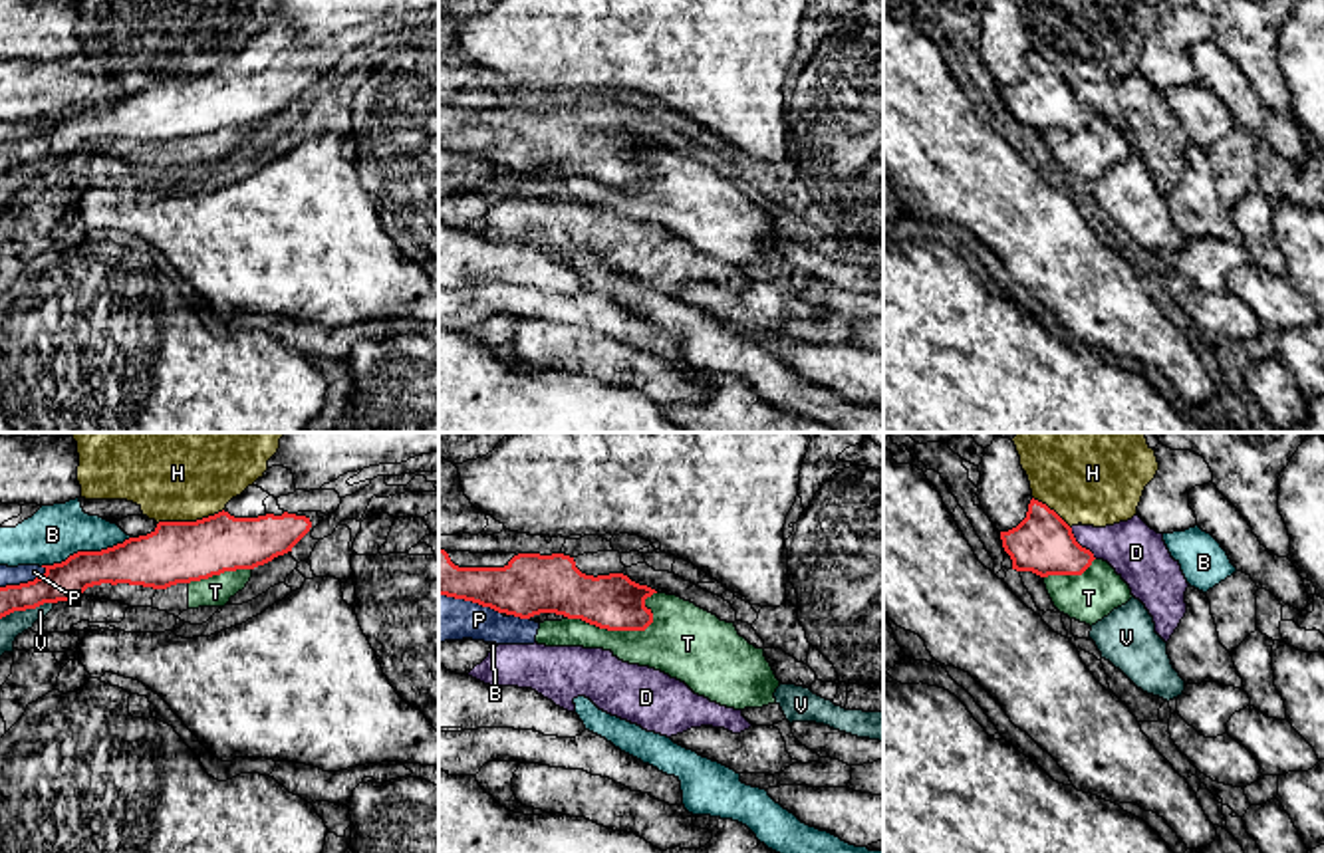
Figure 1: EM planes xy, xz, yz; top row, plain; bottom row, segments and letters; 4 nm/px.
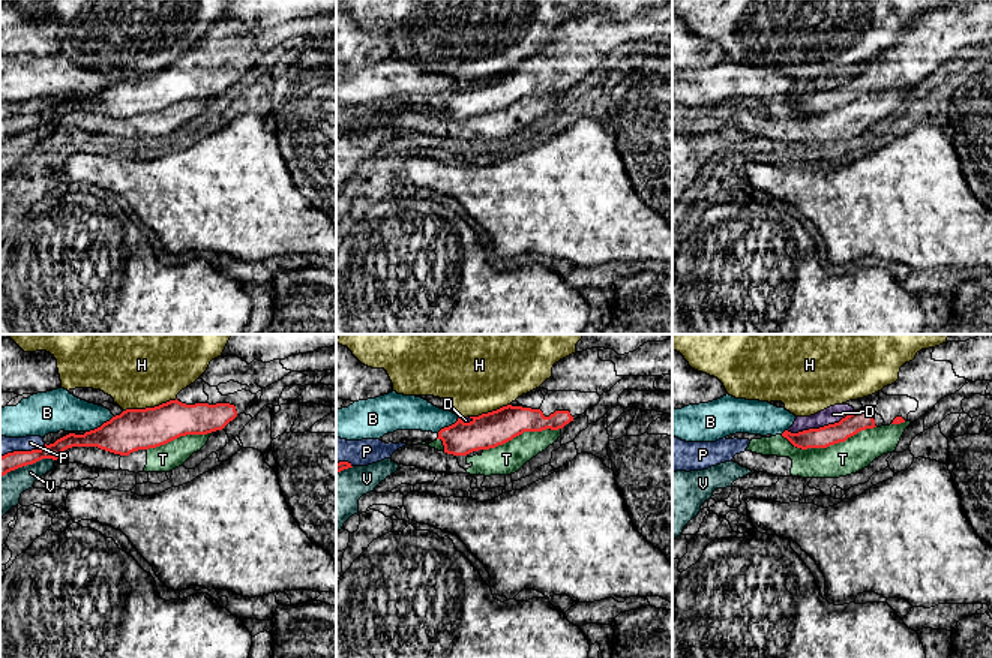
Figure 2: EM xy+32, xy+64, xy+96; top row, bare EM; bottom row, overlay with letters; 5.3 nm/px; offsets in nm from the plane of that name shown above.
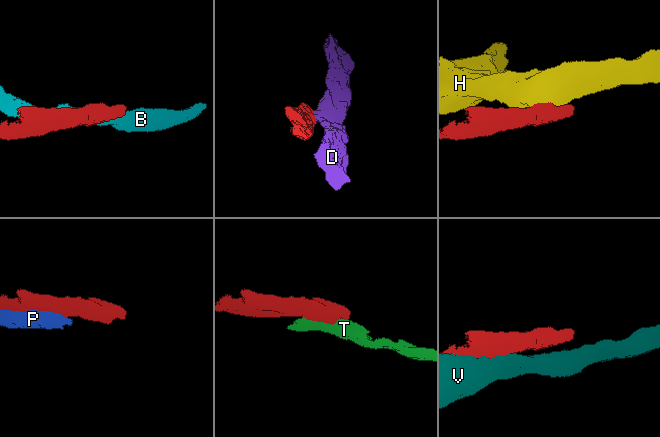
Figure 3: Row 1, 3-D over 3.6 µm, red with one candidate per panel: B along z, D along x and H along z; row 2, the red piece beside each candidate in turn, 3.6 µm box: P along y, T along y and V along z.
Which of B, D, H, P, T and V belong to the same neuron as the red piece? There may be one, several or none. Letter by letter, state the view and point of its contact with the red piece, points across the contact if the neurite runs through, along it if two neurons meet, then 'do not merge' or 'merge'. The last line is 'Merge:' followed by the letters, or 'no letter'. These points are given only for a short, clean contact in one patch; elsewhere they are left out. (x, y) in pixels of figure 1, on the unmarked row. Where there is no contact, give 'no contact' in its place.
B: xy (86, 108) | do not merge
D: yz (1078, 100) | along yz (1070, 84), (1072, 92), (1096, 114) | do not merge
H: xy (189, 78) | along xy (223, 64), (195, 76), (161, 76), (157, 80) | do not merge
P: xz (521, 173) | do not merge
T: xz (624, 185) | do not merge
V: xy (26, 163) | do not merge
Merge: no letter

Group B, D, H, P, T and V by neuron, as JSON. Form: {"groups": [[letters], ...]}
{"groups": [["B"], ["D"], ["H"], ["P", "T"], ["V"]]}

